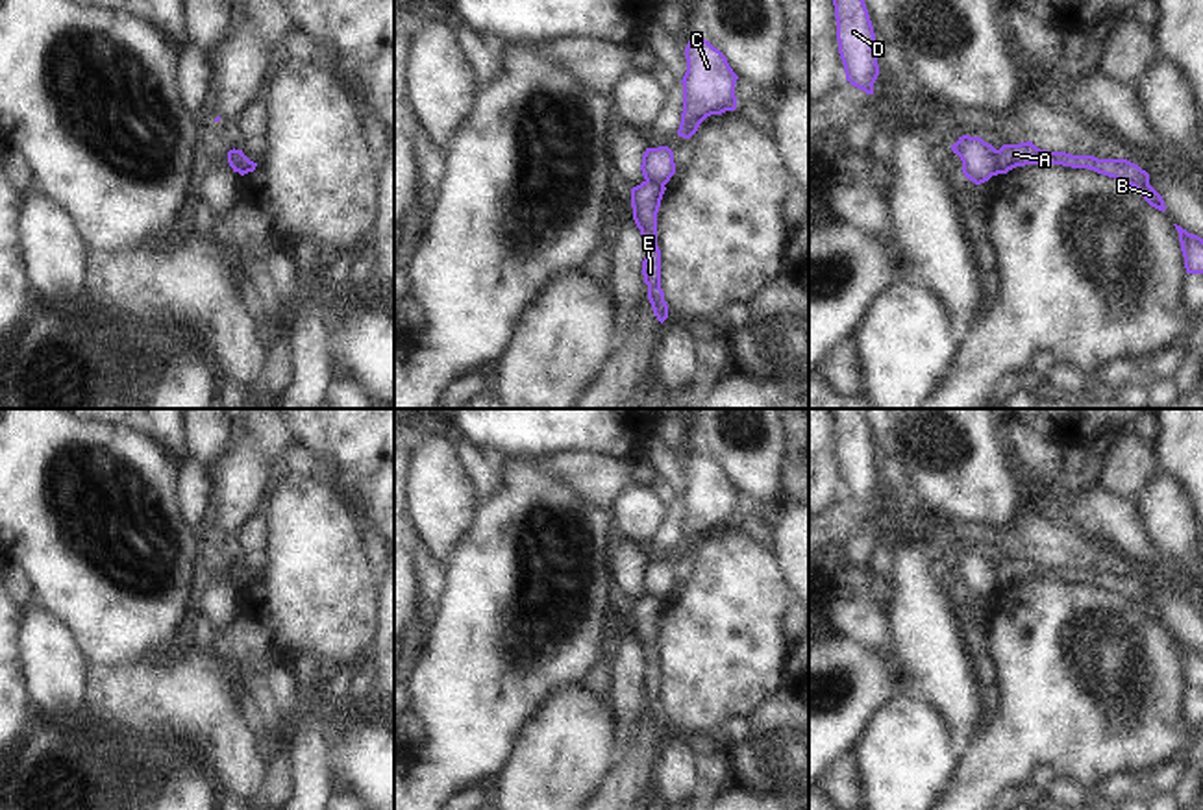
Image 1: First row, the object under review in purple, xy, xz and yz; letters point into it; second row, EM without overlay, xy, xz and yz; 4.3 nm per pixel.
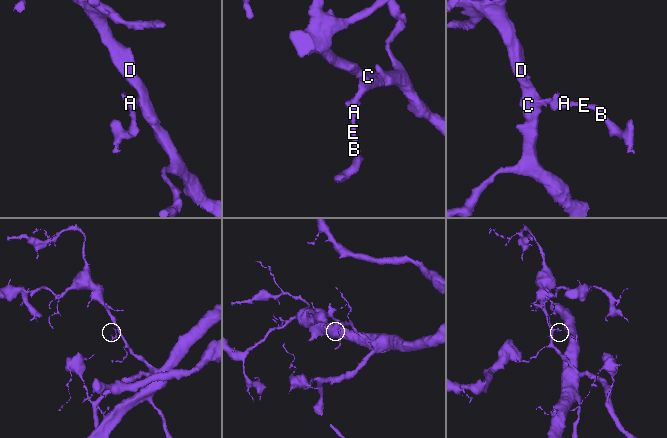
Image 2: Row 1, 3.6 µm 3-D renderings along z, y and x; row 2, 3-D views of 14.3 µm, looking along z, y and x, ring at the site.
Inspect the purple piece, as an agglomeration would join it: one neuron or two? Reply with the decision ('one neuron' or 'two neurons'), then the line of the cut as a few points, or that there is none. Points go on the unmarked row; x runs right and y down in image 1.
two neurons; cut yz (996, 564), (1000, 587)

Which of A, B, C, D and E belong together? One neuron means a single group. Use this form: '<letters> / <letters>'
A B E / C D

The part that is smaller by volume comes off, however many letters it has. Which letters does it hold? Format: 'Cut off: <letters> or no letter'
Cut off: A, B, E

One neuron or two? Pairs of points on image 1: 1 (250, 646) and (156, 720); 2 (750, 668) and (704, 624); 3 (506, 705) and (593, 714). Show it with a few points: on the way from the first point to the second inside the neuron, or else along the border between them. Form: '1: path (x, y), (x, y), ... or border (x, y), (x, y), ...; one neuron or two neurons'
1: path (226, 661), (180, 701); one neuron
2: path (739, 659), (715, 635); one neuron
3: border (572, 683), (556, 690), (530, 716), (513, 746); two neurons

